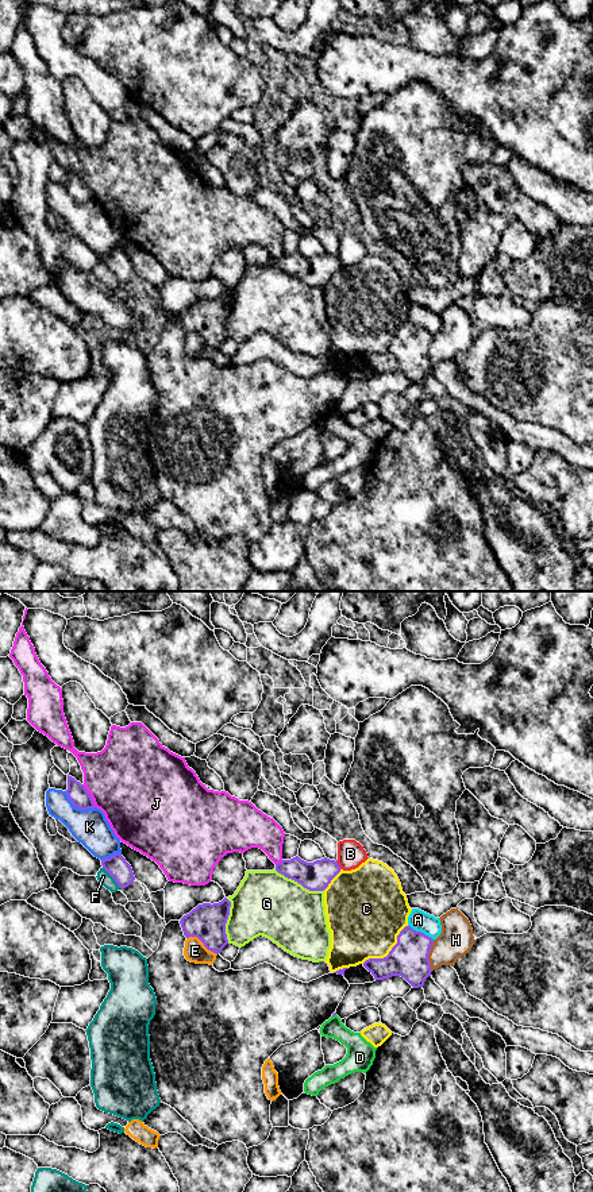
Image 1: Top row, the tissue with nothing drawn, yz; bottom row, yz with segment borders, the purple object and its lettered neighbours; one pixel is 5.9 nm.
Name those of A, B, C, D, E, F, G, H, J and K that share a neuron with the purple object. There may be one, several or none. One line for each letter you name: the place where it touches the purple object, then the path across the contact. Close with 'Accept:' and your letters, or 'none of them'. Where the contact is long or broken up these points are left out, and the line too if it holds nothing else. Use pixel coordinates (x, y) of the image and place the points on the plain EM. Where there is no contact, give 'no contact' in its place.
Accept: none of them

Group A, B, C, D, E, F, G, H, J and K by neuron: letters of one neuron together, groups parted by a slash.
A / B / C / D K / E / F / G / H / J

